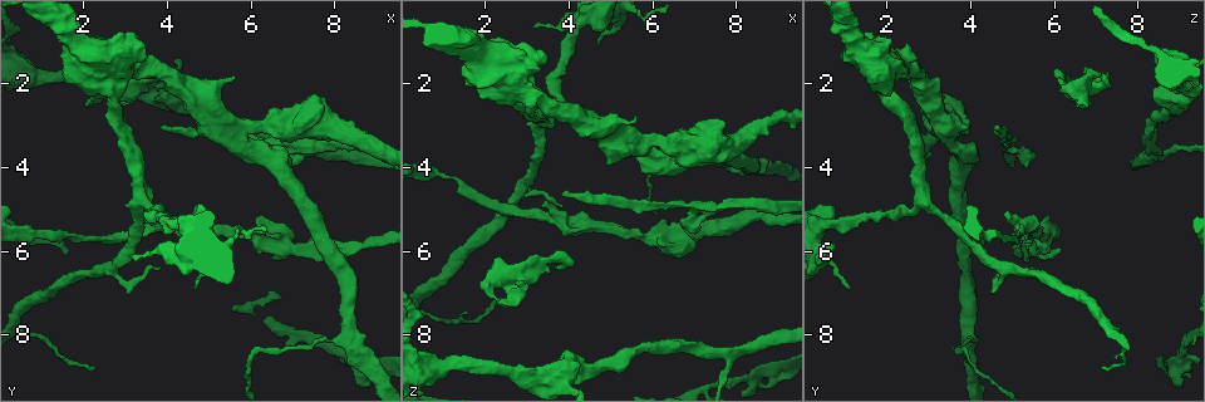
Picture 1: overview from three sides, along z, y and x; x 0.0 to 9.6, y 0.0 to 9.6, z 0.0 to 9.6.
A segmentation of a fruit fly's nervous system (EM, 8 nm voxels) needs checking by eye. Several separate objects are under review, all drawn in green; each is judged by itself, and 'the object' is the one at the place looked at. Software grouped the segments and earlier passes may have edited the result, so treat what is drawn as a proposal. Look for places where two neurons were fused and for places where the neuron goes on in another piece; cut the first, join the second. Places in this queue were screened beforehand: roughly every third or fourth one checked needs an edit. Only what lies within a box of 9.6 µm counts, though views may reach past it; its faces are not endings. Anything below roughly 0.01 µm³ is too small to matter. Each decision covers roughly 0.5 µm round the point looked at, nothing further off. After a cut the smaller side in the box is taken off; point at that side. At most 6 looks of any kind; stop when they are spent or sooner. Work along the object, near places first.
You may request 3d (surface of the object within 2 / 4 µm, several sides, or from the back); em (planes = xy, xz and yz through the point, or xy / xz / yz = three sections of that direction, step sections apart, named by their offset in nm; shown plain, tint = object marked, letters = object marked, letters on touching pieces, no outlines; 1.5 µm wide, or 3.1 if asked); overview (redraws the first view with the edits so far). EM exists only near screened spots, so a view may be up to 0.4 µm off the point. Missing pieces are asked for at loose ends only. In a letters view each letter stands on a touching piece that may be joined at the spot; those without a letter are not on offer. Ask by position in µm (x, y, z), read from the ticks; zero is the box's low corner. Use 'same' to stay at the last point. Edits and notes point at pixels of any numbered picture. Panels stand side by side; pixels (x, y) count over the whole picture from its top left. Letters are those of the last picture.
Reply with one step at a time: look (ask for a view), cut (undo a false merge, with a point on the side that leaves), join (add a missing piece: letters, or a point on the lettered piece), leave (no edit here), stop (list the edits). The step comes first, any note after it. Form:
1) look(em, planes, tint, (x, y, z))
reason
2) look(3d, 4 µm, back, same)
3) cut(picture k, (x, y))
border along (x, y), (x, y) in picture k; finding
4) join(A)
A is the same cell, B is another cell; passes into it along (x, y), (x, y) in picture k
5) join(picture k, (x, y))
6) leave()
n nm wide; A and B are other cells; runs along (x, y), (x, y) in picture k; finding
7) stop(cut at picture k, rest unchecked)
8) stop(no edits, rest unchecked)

look(3d, 4 µm, (3.75, 6.45, 4.95))
tapers out

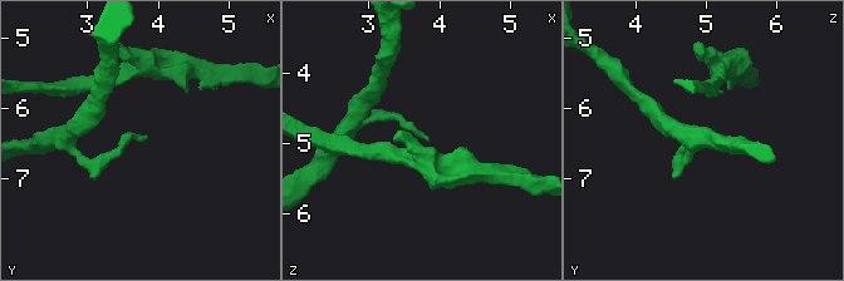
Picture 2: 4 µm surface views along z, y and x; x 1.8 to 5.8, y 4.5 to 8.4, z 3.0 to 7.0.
look(em, planes, tint, (3.80, 6.40, 4.90))

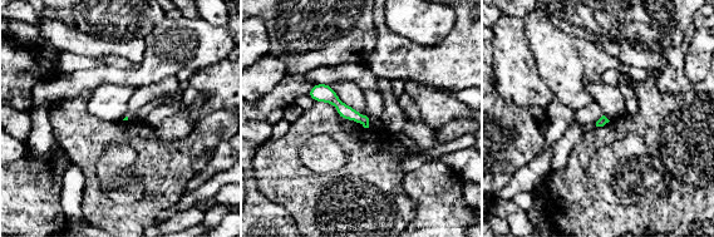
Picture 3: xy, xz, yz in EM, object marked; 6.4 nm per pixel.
look(em, planes, letters, same)
what lies round it

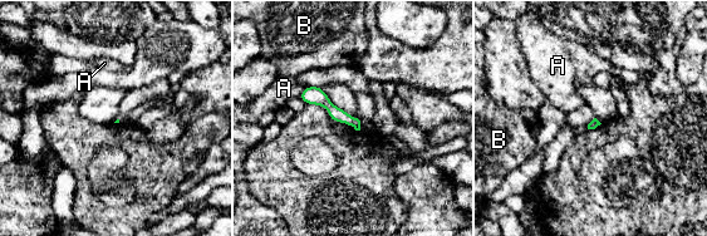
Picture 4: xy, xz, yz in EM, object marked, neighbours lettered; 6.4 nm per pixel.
leave()
A and B are other cells; runs along (304, 94), (317, 96), (357, 126) in picture 4; no lettered piece goes on from it

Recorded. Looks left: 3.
look(em, planes, tint, (6.90, 6.00, 5.60))

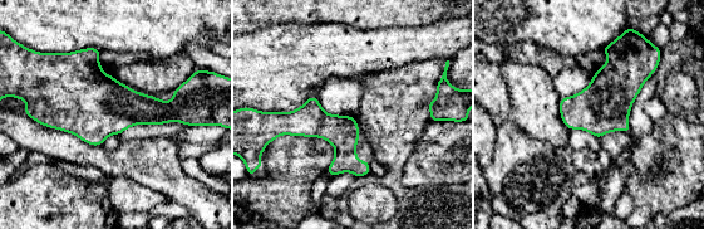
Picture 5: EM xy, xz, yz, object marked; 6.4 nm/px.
look(em, planes, letters, same)
what lies round it

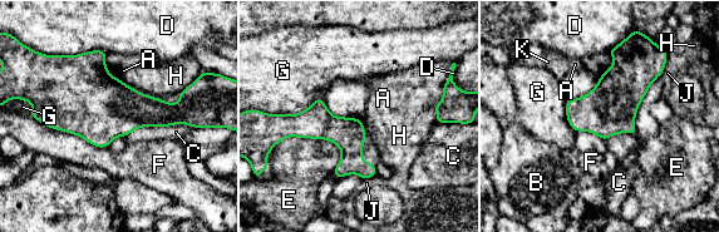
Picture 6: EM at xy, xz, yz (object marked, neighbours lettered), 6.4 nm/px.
leave()
F touches over 550 nm; A, B, C, D, E, F, G, H, J and K are other cells; border along (192, 127), (142, 126), (126, 137) in picture 6; all the same neuron

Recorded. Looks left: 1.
look(em, planes, letters, (7.00, 4.05, 5.35))
free end

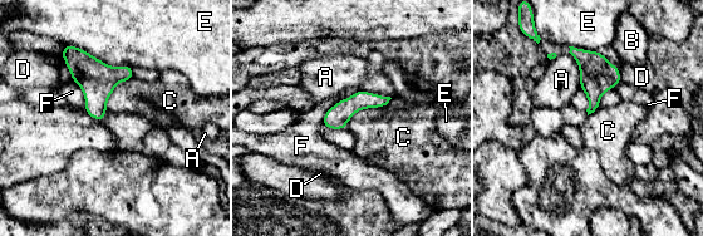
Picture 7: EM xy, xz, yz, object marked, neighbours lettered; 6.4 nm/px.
leave()
A, B, C, D, E and F are other cells; no lettered piece goes on from it

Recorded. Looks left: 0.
stop(no edits, rest unchecked)

